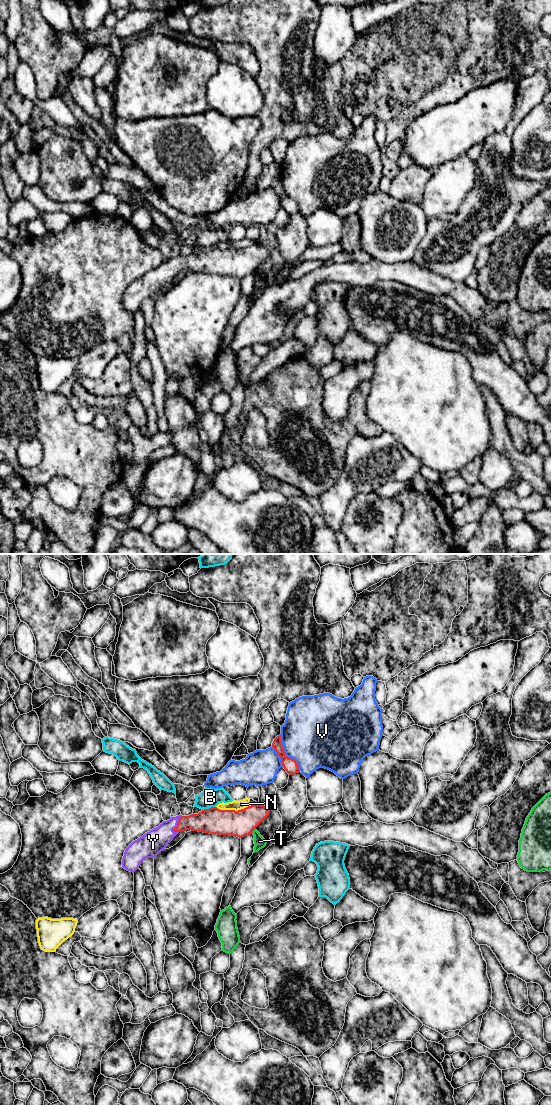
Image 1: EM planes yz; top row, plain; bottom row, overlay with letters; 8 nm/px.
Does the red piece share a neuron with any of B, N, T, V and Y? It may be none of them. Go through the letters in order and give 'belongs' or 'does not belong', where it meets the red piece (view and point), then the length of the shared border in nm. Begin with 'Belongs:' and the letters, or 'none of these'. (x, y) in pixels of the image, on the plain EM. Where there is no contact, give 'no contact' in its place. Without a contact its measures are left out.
Belongs: Y
B: does not belong | yz (209, 248) | 120 nm
N: does not belong | yz (232, 250) | 280 nm
T: does not belong | yz (253, 270) | 60 nm
V: does not belong | yz (284, 194) | 340 nm
Y: belongs | yz (177, 264) | 160 nm

